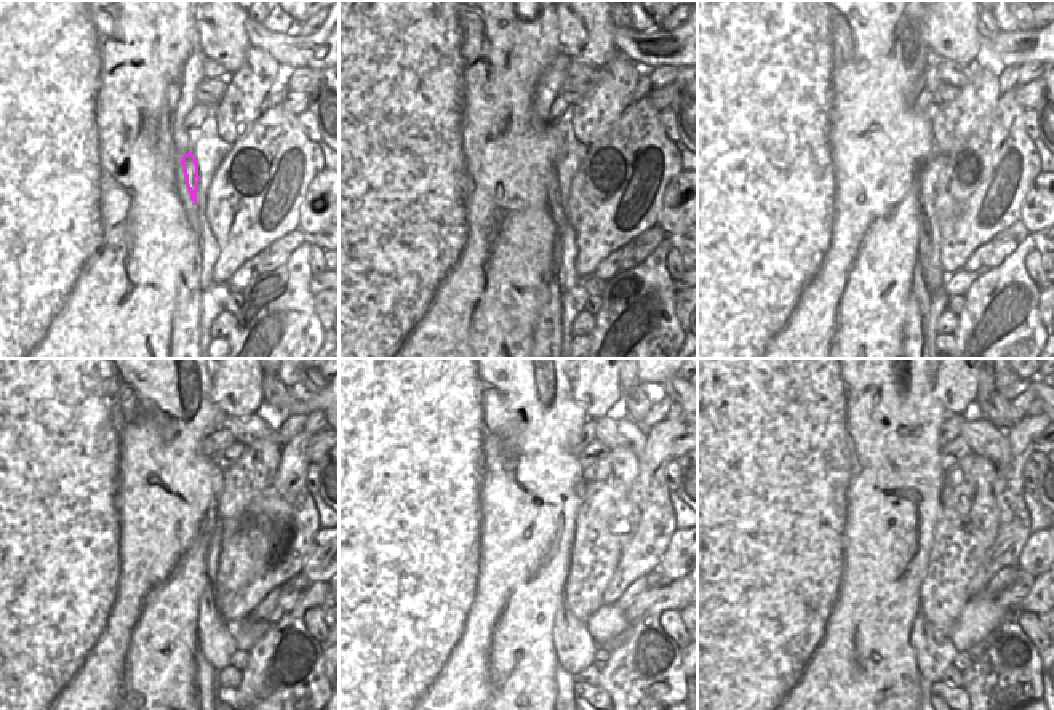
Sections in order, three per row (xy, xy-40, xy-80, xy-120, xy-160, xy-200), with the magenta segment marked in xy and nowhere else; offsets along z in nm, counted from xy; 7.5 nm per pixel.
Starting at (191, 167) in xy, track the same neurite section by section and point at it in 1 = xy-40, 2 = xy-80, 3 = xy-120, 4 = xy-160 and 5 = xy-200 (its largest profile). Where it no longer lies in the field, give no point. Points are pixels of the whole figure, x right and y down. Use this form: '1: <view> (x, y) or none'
1: xy-40 (560, 218)
2: xy-80 (934, 277)
3: xy-120 (216, 642)
4: xy-160 (574, 646)
5: xy-200 (934, 653)

